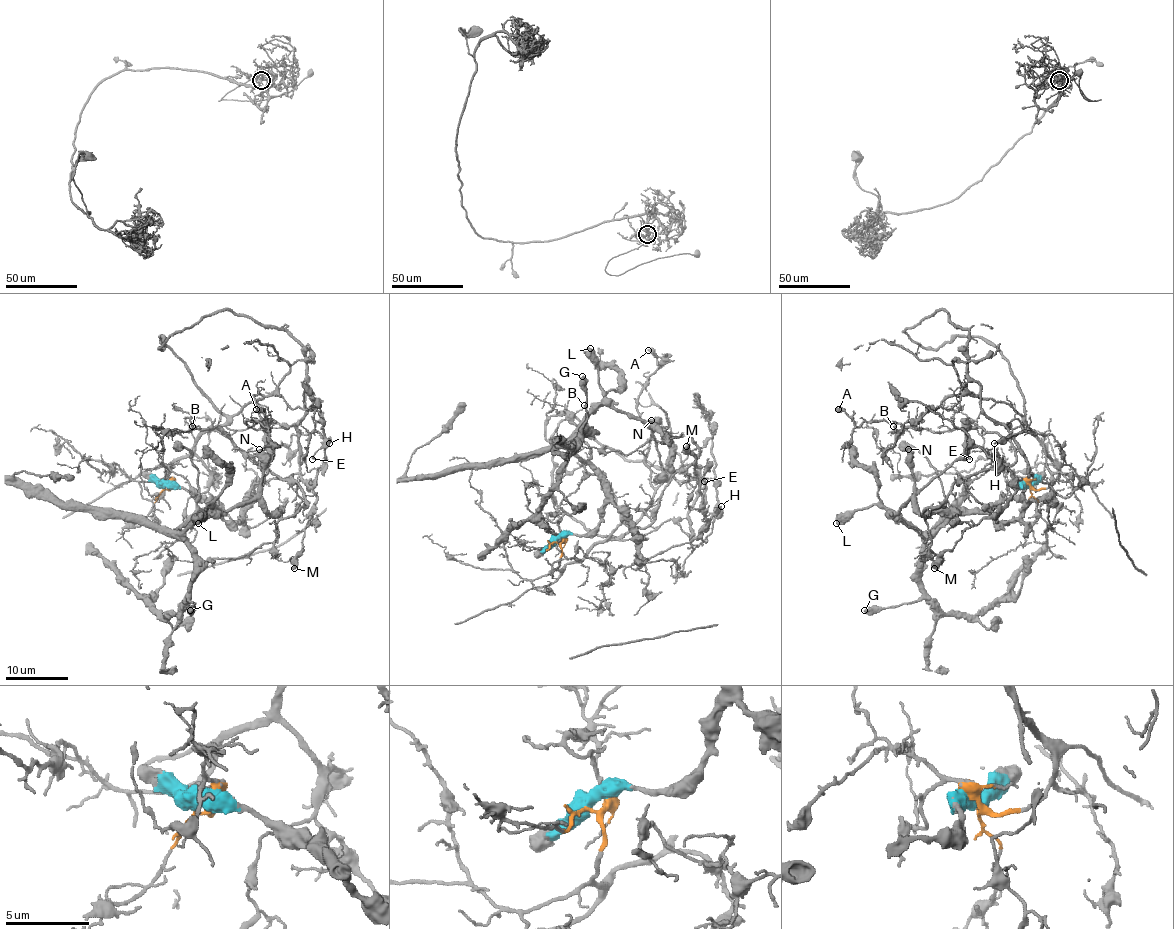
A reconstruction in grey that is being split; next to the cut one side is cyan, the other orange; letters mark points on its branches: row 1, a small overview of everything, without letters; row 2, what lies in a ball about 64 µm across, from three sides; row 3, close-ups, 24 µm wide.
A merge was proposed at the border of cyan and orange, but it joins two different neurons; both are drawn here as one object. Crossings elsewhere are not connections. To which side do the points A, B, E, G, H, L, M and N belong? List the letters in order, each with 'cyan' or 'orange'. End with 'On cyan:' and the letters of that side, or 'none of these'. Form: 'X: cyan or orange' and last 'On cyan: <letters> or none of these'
A: orange
B: orange
E: orange
G: cyan
H: orange
L: cyan
M: orange
N: cyan
On cyan: G, L, N

